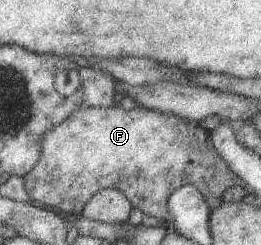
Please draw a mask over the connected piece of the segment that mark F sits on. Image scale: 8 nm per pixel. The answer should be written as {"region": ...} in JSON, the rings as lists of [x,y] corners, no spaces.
{"region":[[[119,105],[107,108],[78,108],[41,137],[39,158],[22,179],[30,202],[48,205],[63,216],[79,215],[83,205],[96,190],[114,188],[120,190],[131,207],[138,209],[143,215],[168,221],[167,225],[170,225],[172,217],[166,209],[167,199],[175,189],[183,185],[198,187],[211,210],[222,205],[221,195],[226,185],[220,185],[220,181],[224,183],[226,177],[218,173],[218,156],[210,139],[210,131],[200,127],[194,120],[140,106],[129,110]]]}

